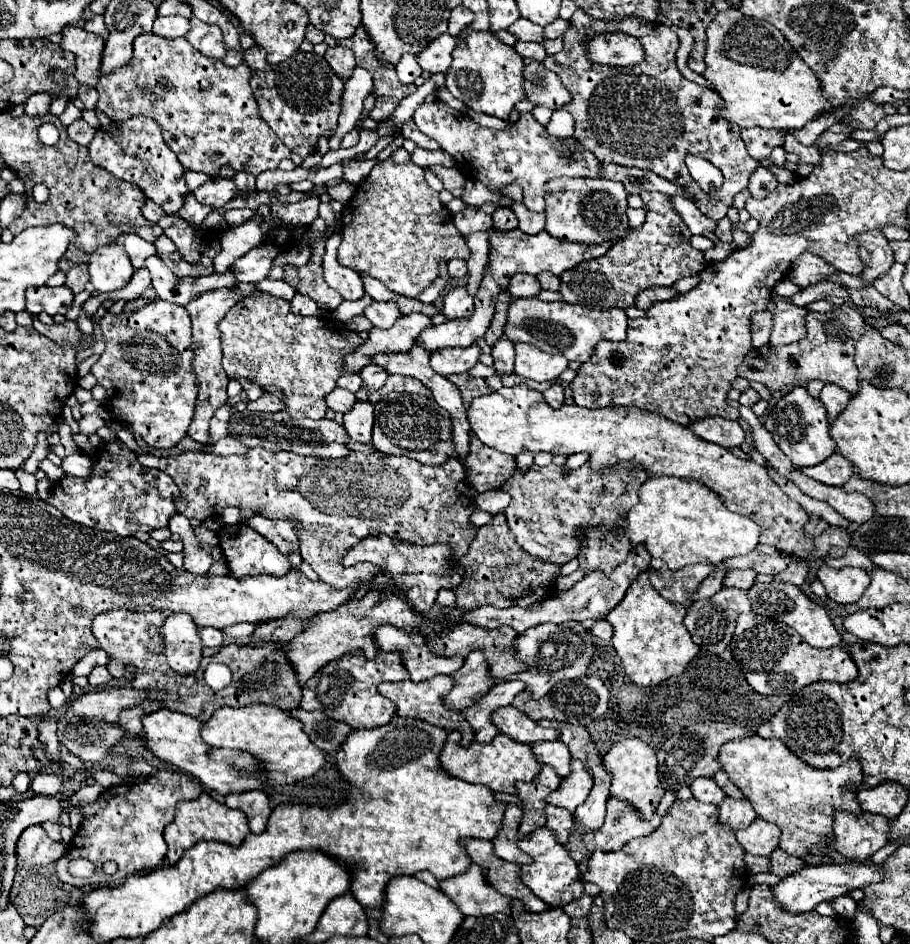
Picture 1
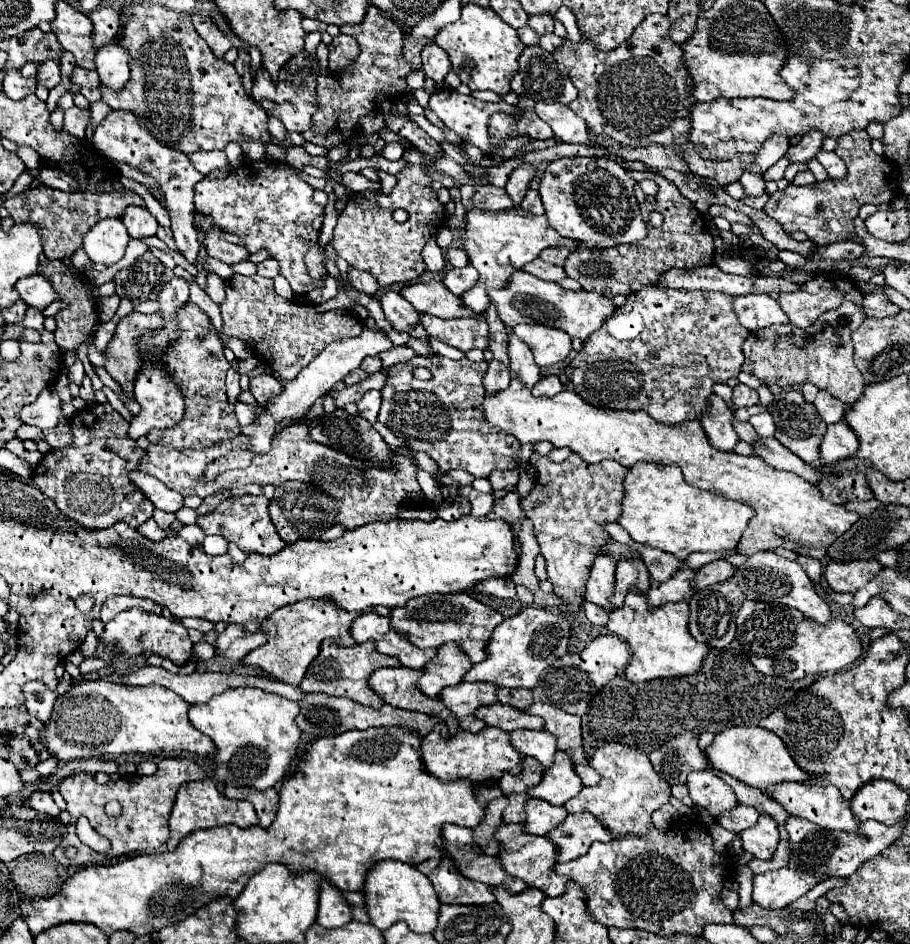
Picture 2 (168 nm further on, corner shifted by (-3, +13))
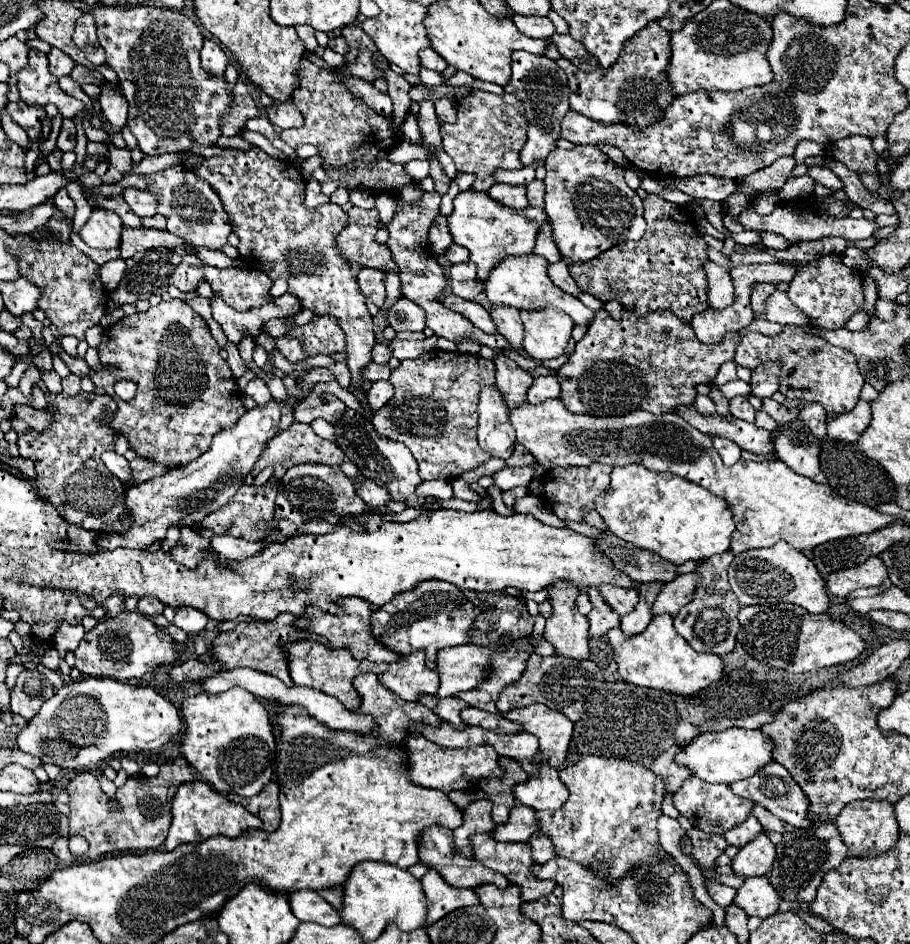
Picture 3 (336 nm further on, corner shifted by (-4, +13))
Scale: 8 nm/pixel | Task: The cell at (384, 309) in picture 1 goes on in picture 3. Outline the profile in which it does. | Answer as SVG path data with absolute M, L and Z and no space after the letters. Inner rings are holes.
M400 298L388 312L388 322L394 330L410 330L410 332L416 332L416 330L424 330L424 322L426 322L426 316L424 316L424 310L420 306L416 306L414 302L410 302L408 298Z

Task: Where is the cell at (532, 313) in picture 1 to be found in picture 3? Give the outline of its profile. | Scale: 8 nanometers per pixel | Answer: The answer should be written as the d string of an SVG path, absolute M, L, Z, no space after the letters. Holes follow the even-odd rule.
M534 252L528 256L504 256L502 264L496 266L496 270L492 268L488 282L486 282L486 296L490 302L500 302L500 304L508 304L514 306L518 310L534 310L534 308L544 308L544 306L556 306L560 310L564 310L568 316L572 316L572 320L576 324L588 324L594 318L594 310L590 310L588 306L584 306L578 298L566 294L564 290L560 290L558 286L552 284L550 276L548 276L548 260L544 260L542 256L536 256Z

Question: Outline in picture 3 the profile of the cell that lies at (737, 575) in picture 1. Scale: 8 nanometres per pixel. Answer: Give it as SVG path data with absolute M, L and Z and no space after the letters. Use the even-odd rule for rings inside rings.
M690 572L690 574L680 574L670 582L664 582L658 598L652 604L652 616L658 616L658 614L676 616L678 610L692 600L698 580L700 576Z

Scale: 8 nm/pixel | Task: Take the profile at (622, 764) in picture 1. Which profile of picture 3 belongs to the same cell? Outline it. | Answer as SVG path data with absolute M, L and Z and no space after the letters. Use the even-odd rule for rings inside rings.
M582 756L574 766L560 770L558 776L568 788L568 800L554 812L536 812L540 832L550 836L558 856L594 870L606 864L610 868L610 884L616 884L640 864L652 866L662 858L670 858L678 868L676 860L660 848L656 832L664 796L664 782L660 776L636 762L600 756Z

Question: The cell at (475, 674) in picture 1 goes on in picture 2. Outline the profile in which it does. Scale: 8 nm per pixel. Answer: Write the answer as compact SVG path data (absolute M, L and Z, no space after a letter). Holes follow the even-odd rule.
M443 644L435 660L425 666L423 678L417 686L431 698L439 698L439 692L447 686L455 686L463 680L465 672L473 666L459 644Z

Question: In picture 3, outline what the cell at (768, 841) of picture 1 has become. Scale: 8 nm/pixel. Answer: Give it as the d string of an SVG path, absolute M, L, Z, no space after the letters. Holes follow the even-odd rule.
M756 836L750 844L738 850L738 854L732 858L732 872L736 876L766 876L772 870L772 862L776 858L774 844L764 836Z

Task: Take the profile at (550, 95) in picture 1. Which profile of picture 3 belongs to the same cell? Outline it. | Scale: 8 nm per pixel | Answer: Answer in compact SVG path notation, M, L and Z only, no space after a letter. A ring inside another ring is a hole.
M518 50L512 54L512 76L504 86L504 92L514 94L524 104L524 116L528 120L528 142L520 152L522 164L528 166L538 158L546 158L552 150L556 150L556 142L560 140L560 120L570 110L564 70L560 70L558 64L546 56L534 56L530 52Z

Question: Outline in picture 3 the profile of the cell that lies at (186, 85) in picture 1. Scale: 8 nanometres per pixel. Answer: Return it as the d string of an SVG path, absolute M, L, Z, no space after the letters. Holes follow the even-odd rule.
M122 6L122 8L84 8L96 20L100 46L106 50L106 62L120 78L122 96L128 102L128 128L138 138L138 146L148 156L180 152L192 146L212 146L218 138L220 118L228 110L232 92L226 90L226 80L208 74L200 64L204 36L200 28L180 12L158 6Z

